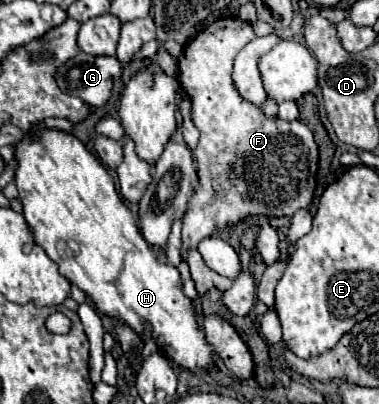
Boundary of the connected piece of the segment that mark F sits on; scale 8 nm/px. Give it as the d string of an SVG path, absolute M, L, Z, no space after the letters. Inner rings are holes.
M239 16L221 18L201 30L189 44L183 46L181 56L177 58L179 66L179 84L189 94L193 110L193 124L199 128L201 138L193 150L197 164L197 186L193 196L187 202L187 212L183 216L183 252L181 258L187 258L187 248L195 248L199 240L209 238L221 230L227 230L239 224L245 218L281 218L293 216L299 208L309 208L315 194L315 174L319 170L319 146L313 138L309 126L301 120L281 120L279 116L263 114L261 106L245 100L231 78L233 60L237 52L255 38L249 22Z

